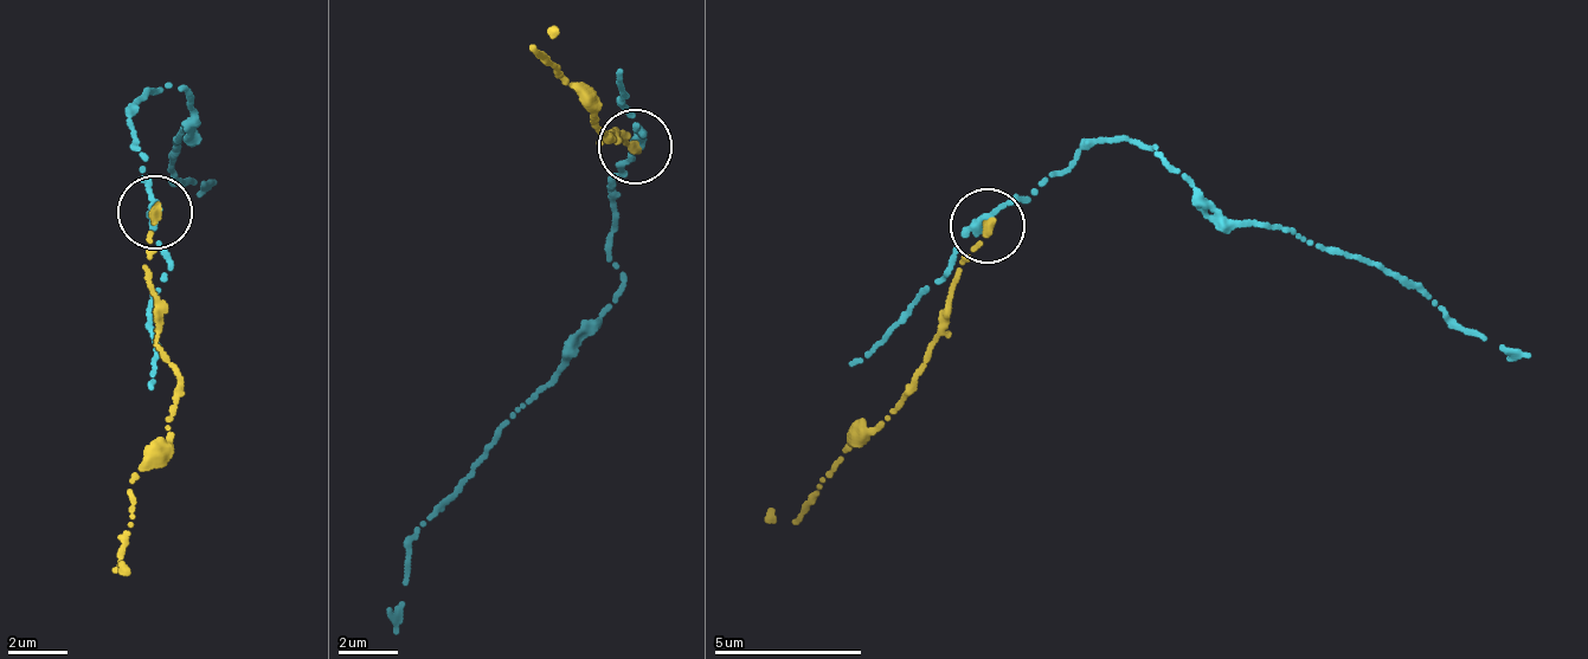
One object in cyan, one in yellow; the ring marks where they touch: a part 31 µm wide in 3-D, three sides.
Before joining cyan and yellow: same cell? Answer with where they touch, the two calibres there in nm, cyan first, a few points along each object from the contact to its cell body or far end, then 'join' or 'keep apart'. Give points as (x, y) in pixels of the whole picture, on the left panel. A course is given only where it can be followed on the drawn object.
at (155, 212); 280 nm thick on the cyan side, 280 nm on the other; cyan runs (158, 213), (132, 107), (173, 83), (198, 121), (190, 134), (178, 137), (171, 170), (217, 183); yellow runs (158, 213), (143, 263), (155, 341), (178, 382), (159, 464), (129, 488), (117, 573), (123, 564); join

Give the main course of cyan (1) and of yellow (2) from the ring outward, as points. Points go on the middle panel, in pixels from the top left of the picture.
1: (636, 148), (610, 199), (619, 269), (595, 331), (565, 355), (471, 476), (415, 534), (397, 635)
2: (636, 148), (615, 130), (598, 136), (606, 142), (587, 95), (558, 76), (535, 45), (555, 30)

